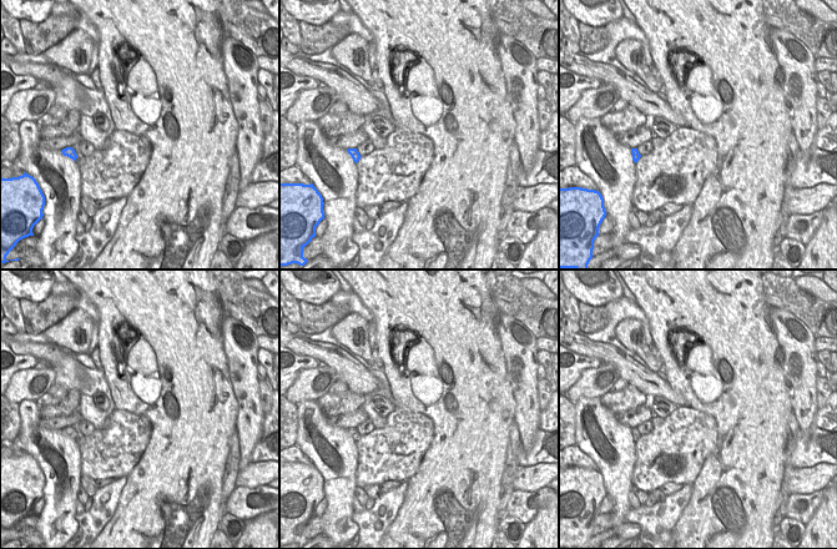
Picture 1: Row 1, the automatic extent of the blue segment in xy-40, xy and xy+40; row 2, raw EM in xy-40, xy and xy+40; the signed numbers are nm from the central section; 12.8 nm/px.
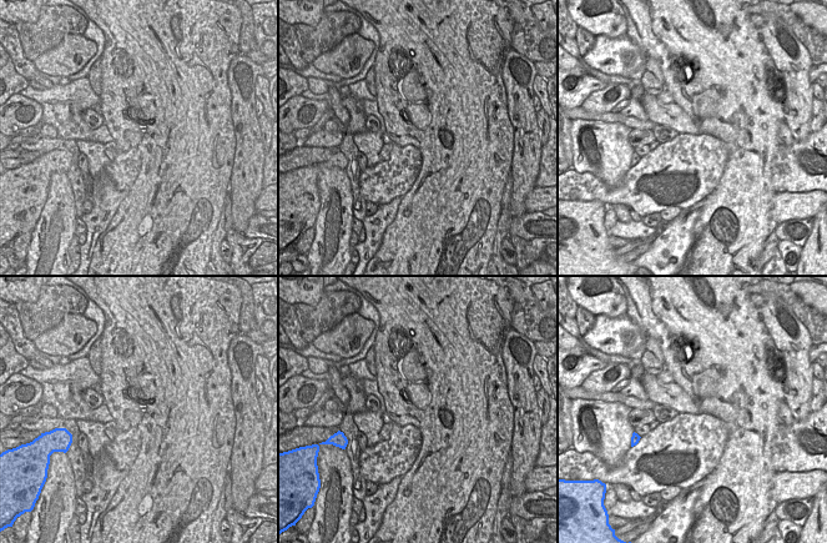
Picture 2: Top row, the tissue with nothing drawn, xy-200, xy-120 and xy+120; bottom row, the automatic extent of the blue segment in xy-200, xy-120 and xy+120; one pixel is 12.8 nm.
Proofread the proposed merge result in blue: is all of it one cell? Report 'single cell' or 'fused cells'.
single cell

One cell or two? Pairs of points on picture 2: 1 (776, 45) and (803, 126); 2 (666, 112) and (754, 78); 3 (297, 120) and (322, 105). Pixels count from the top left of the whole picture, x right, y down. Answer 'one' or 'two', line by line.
1: one
2: two
3: one

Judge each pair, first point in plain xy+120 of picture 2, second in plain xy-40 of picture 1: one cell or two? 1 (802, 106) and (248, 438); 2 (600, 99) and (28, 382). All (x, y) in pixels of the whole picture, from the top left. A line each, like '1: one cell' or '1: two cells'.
1: one cell
2: one cell

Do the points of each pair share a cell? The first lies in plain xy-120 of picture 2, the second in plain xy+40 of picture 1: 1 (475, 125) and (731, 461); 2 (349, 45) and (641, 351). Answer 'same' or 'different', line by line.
1: same
2: same

